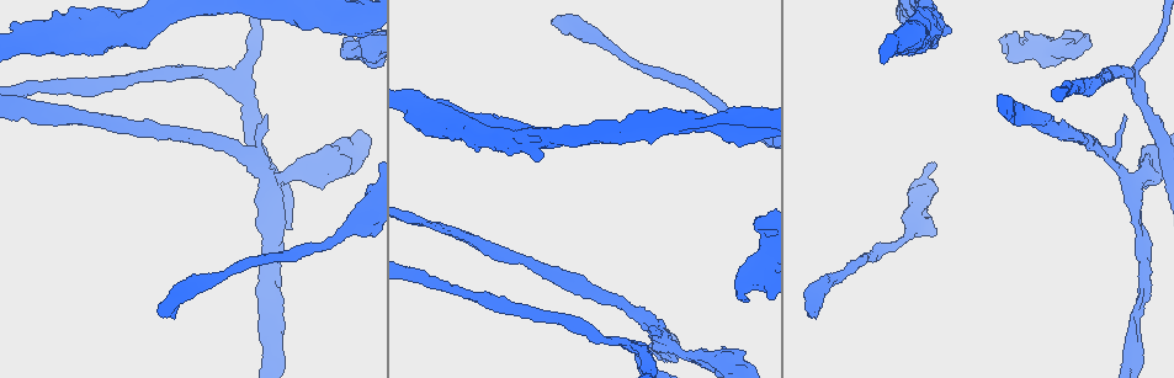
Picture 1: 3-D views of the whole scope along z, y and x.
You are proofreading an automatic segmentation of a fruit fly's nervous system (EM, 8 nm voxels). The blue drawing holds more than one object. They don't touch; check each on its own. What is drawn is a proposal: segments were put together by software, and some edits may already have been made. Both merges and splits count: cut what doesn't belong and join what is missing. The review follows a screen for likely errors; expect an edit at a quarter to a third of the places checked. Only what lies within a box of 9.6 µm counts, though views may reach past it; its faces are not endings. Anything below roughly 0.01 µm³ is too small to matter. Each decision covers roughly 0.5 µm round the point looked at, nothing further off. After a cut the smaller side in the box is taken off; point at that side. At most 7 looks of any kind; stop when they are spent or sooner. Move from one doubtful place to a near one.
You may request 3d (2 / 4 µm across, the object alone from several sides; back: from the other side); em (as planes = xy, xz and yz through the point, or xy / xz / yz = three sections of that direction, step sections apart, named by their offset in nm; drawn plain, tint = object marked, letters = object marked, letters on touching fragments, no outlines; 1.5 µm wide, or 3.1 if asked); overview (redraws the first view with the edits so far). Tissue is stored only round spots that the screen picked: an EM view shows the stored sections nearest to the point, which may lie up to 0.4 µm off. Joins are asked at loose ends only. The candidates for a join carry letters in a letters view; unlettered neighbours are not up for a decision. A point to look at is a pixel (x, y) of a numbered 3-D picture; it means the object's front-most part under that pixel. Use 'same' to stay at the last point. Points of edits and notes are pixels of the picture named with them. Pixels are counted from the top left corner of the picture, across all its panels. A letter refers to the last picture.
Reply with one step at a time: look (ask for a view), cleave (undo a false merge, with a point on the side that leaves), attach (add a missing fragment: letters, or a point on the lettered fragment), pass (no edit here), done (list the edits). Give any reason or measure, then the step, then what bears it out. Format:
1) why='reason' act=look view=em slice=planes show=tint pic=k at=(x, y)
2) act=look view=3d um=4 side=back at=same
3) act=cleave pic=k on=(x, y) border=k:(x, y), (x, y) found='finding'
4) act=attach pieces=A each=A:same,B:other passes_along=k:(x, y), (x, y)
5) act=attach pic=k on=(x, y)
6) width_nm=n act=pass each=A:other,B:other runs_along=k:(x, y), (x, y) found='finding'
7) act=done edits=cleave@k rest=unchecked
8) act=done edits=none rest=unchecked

why='end of a long branch' act=look view=em slice=planes show=plain pic=1 at=(811, 315)

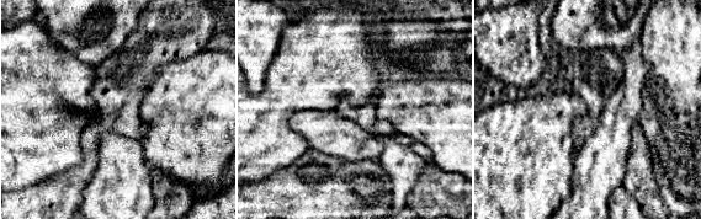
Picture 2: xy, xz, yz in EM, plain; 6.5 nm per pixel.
why='see the neighbours' act=look view=em slice=planes show=letters at=same

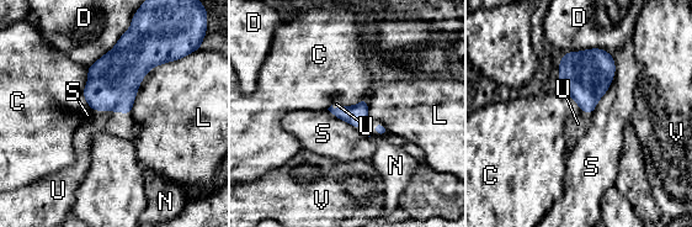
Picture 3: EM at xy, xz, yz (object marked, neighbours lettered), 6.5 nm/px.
act=attach pieces=U each=C:other,D:other,L:other,N:other,S:other,U:same,V:other passes_along=3:(113, 79), (111, 110), (112, 122) found='the neuron continues'

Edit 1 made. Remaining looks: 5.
why='calibre changes' act=look view=em slice=planes show=tint pic=1 at=(271, 179)

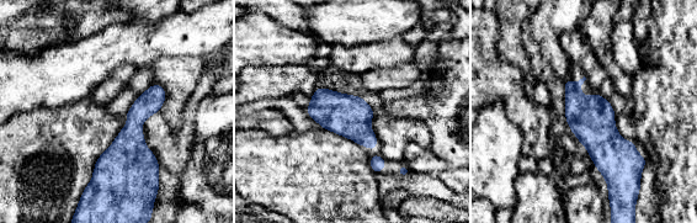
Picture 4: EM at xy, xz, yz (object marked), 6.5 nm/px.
why='what lies round it' act=look view=em slice=planes show=letters at=same

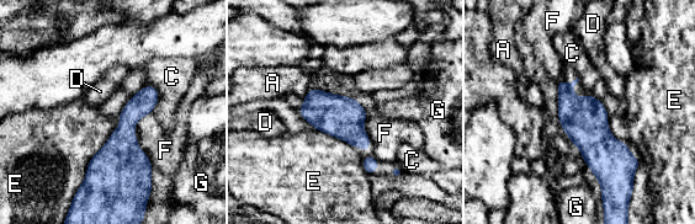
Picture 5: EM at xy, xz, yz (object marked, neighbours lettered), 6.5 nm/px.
act=pass each=A:other,C:other,D:other,E:other,F:other,G:other border=5:(134, 132), (137, 145), (152, 166) found='all the same neuron'

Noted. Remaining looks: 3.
act=look view=overview

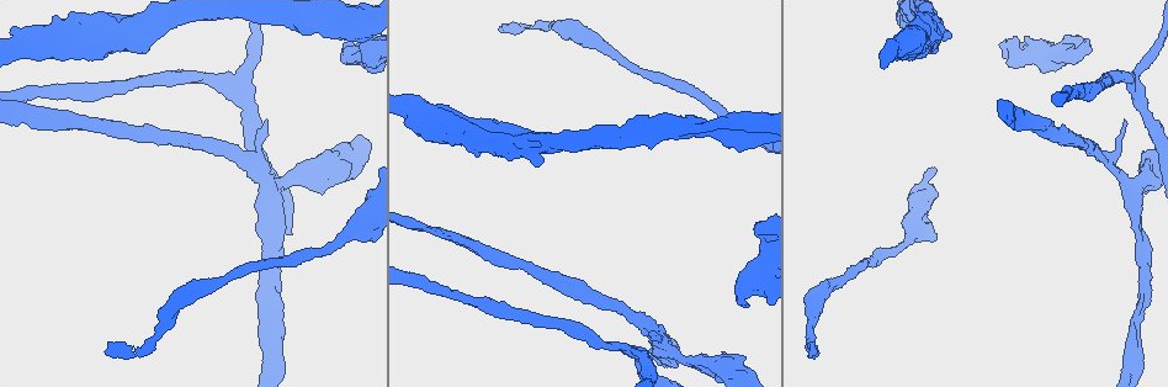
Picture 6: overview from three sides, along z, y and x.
why='branch point' act=look view=em slice=planes show=letters pic=6 at=(238, 93)

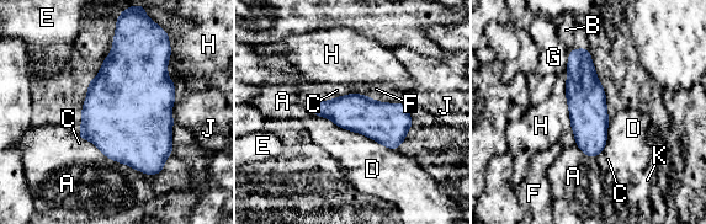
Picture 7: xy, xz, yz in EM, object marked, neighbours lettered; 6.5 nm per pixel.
width_nm=240 longest_contact=A:460nm act=pass each=A:other,B:other,C:other,D:other,E:other,F:other,G:other,H:other,J:other,K:other found='all the same neuron'

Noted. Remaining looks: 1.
act=done edits=attach@3 rest=unchecked

